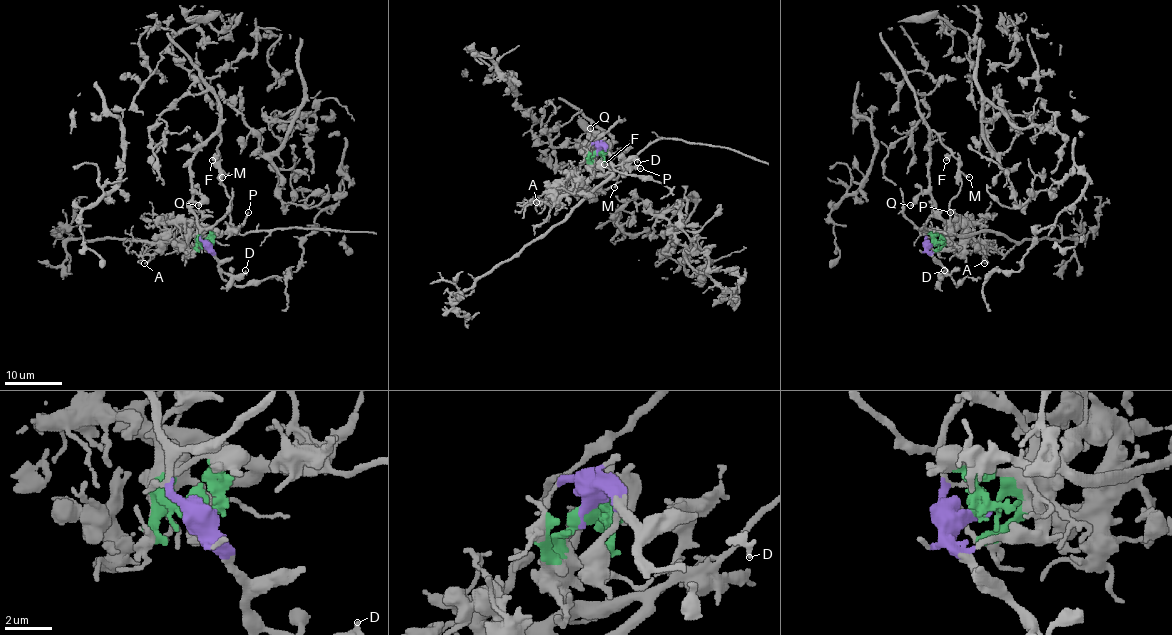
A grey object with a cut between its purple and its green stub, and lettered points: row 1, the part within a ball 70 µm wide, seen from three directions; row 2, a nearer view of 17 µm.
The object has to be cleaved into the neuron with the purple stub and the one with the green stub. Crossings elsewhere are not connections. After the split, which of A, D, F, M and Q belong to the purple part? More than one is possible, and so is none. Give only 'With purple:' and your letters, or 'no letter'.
With purple: D, F, M, Q

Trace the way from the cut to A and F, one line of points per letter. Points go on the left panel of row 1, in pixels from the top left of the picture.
A: (205, 244), (198, 239), (201, 227), (191, 226), (179, 240), (167, 241), (144, 263)
F: (205, 244), (192, 210), (191, 160), (216, 130), (221, 136), (212, 160)

